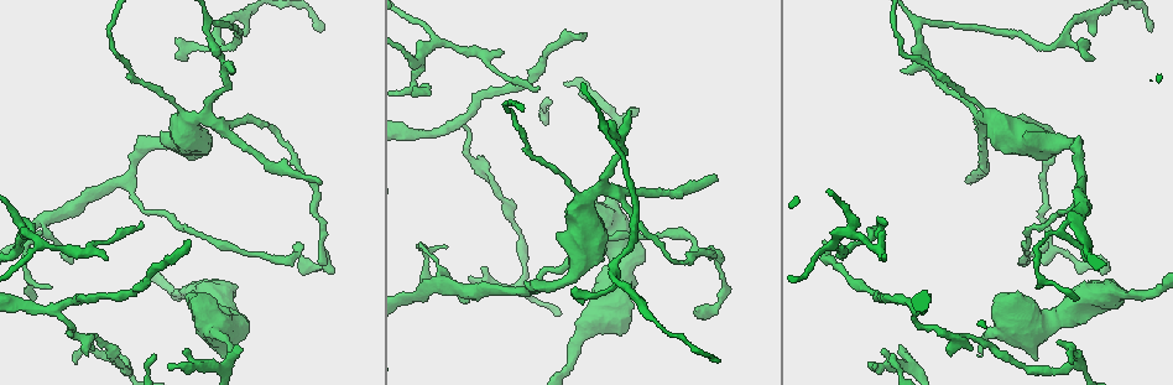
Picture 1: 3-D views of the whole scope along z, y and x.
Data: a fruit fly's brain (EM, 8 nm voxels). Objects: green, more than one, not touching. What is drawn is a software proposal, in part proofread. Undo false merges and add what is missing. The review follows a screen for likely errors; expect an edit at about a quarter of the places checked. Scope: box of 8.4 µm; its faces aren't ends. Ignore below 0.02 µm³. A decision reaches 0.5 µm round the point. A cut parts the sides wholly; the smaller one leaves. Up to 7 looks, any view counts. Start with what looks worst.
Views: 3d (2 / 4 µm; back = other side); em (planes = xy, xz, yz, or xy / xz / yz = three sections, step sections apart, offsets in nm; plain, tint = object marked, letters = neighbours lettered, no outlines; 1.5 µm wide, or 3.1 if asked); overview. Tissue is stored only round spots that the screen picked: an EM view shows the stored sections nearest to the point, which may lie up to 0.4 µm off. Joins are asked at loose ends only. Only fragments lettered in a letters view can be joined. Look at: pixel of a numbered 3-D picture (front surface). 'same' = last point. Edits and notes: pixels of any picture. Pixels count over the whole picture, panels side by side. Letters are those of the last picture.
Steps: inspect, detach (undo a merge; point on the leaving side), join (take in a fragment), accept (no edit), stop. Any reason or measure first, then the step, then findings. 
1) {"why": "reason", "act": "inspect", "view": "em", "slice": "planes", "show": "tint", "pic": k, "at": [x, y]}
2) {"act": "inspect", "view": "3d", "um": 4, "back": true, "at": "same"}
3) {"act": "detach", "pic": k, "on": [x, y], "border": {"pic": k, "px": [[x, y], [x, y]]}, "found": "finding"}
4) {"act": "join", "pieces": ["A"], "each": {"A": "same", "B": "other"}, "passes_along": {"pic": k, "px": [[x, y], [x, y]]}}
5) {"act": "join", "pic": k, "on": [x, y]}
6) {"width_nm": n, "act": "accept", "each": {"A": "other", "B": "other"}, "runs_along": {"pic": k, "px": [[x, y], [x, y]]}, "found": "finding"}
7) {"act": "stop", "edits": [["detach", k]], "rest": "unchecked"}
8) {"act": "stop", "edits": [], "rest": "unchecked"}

{"why": "free end", "act": "inspect", "view": "em", "slice": "planes", "show": "letters", "pic": 1, "at": [633, 109]}

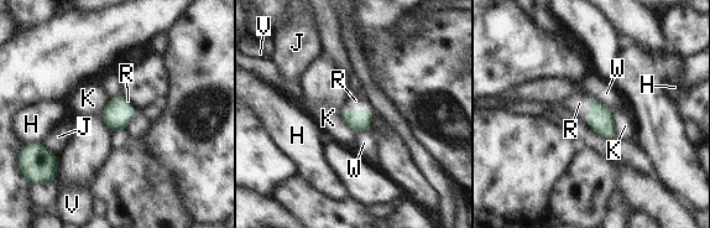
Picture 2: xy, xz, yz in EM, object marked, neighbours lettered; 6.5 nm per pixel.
{"width_nm": 140, "act": "join", "pieces": ["R"], "each": {"H": "other", "J": "other", "K": "other", "R": "same", "V": "other", "W": "other"}, "passes_along": {"pic": 2, "px": [[358, 120], [358, 110], [355, 100]]}, "found": "the neuron continues"}

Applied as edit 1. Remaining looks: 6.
{"why": "branch stops here", "act": "inspect", "view": "em", "slice": "xy", "step": 8, "show": "letters", "pic": 1, "at": [716, 177]}

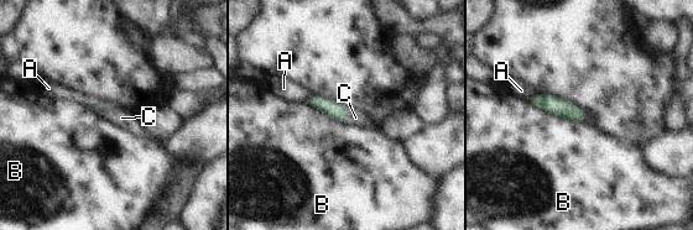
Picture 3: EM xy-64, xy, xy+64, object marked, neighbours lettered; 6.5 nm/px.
{"act": "inspect", "view": "em", "slice": "planes", "show": "letters", "at": "same"}

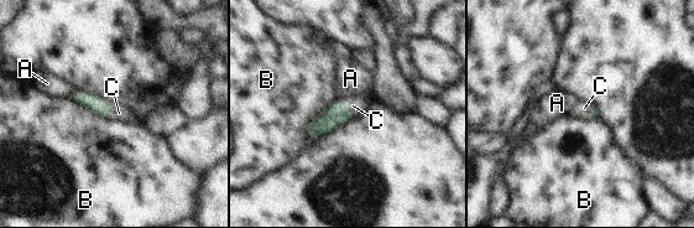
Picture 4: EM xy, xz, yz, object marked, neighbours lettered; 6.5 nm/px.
{"act": "join", "pieces": ["C"], "each": {"A": "other", "B": "other", "C": "same"}, "found": "the neuron continues"}

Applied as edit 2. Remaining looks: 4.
{"why": "see it whole again", "act": "inspect", "view": "overview"}

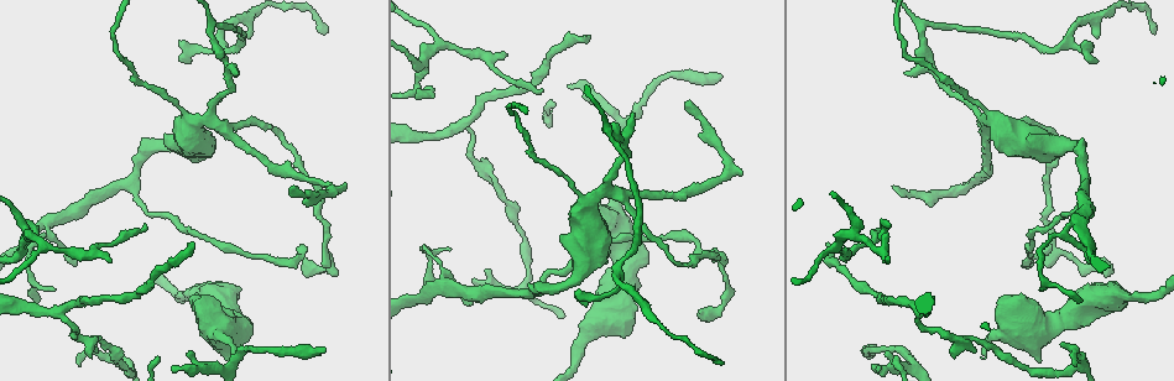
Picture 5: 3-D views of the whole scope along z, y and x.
{"why": "thin end", "act": "inspect", "view": "em", "slice": "yz", "step": 4, "show": "tint", "pic": 5, "at": [473, 284]}

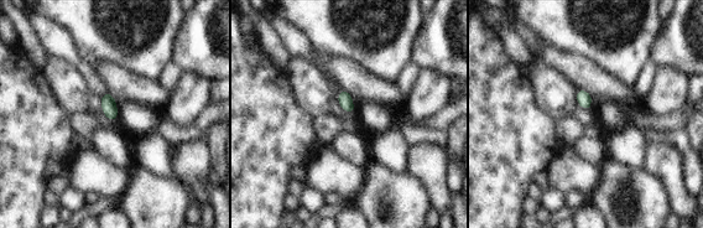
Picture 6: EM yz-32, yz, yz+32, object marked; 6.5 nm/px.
{"act": "inspect", "view": "em", "slice": "planes", "show": "letters", "at": "same"}

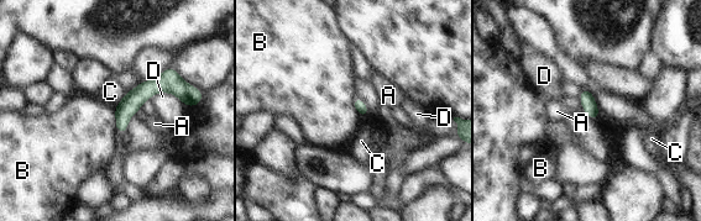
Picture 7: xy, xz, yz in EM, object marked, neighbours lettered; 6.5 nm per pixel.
{"act": "accept", "each": {"A": "other", "B": "other", "C": "other", "D": "other"}, "border": {"pic": 7, "px": [[125, 93], [115, 106]]}, "found": "none of them fits"}

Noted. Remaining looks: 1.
{"act": "stop", "edits": [["join", 2], ["join", 4]], "rest": "unchecked"}

